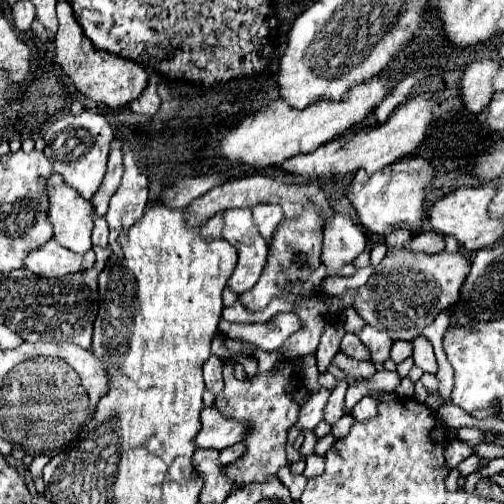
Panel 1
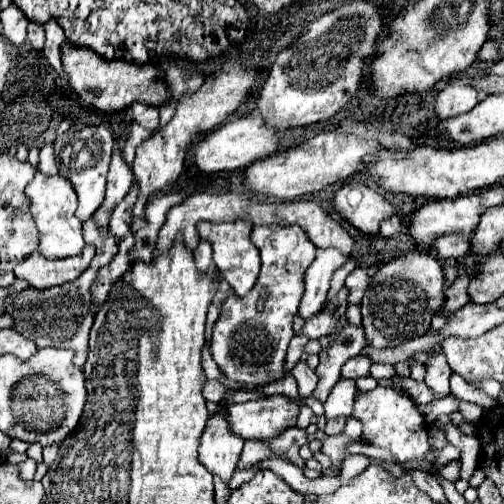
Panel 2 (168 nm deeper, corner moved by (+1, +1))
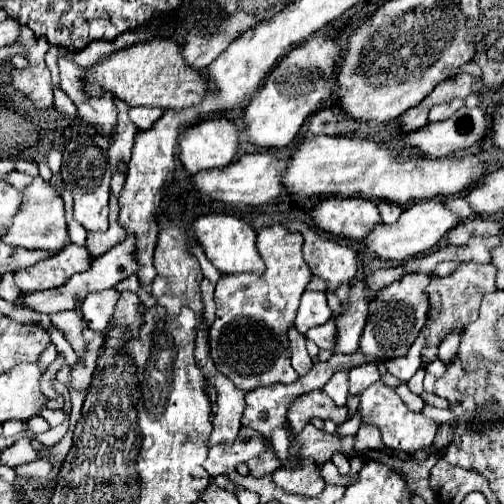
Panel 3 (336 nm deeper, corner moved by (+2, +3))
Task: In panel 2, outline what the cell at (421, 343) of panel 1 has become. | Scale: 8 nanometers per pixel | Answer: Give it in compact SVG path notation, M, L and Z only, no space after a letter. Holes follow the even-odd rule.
M452 373L450 378L450 390L452 394L466 402L471 402L479 405L484 410L492 410L496 403L483 391L474 389L471 384L468 384L459 374Z

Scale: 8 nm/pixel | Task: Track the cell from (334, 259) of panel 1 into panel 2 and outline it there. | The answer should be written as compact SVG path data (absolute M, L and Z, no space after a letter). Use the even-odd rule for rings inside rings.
M334 248L316 250L314 262L306 270L306 286L304 286L302 306L300 306L300 316L304 320L308 320L310 316L314 316L324 308L332 274L348 260L352 260L352 254L342 254L340 250Z

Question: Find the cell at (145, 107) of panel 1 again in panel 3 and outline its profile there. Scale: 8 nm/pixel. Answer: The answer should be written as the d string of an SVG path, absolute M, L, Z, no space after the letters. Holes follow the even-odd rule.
M129 108L129 118L139 130L151 128L163 116L161 108Z

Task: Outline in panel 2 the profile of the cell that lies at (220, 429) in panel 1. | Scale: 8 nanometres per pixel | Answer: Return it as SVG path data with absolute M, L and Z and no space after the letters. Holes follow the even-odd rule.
M270 396L246 404L232 404L226 408L226 420L234 434L244 440L276 438L286 426L294 426L298 404L286 396Z

